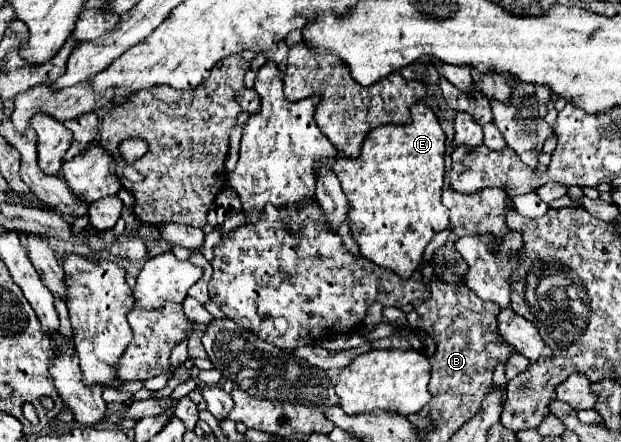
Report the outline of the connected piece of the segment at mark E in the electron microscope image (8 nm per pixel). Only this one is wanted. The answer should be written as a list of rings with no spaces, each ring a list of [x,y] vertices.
[[[415,103],[409,125],[387,125],[371,131],[359,159],[339,155],[335,175],[349,201],[347,221],[361,255],[409,279],[433,235],[449,225],[449,211],[441,203],[445,133],[435,113],[427,105]]]

